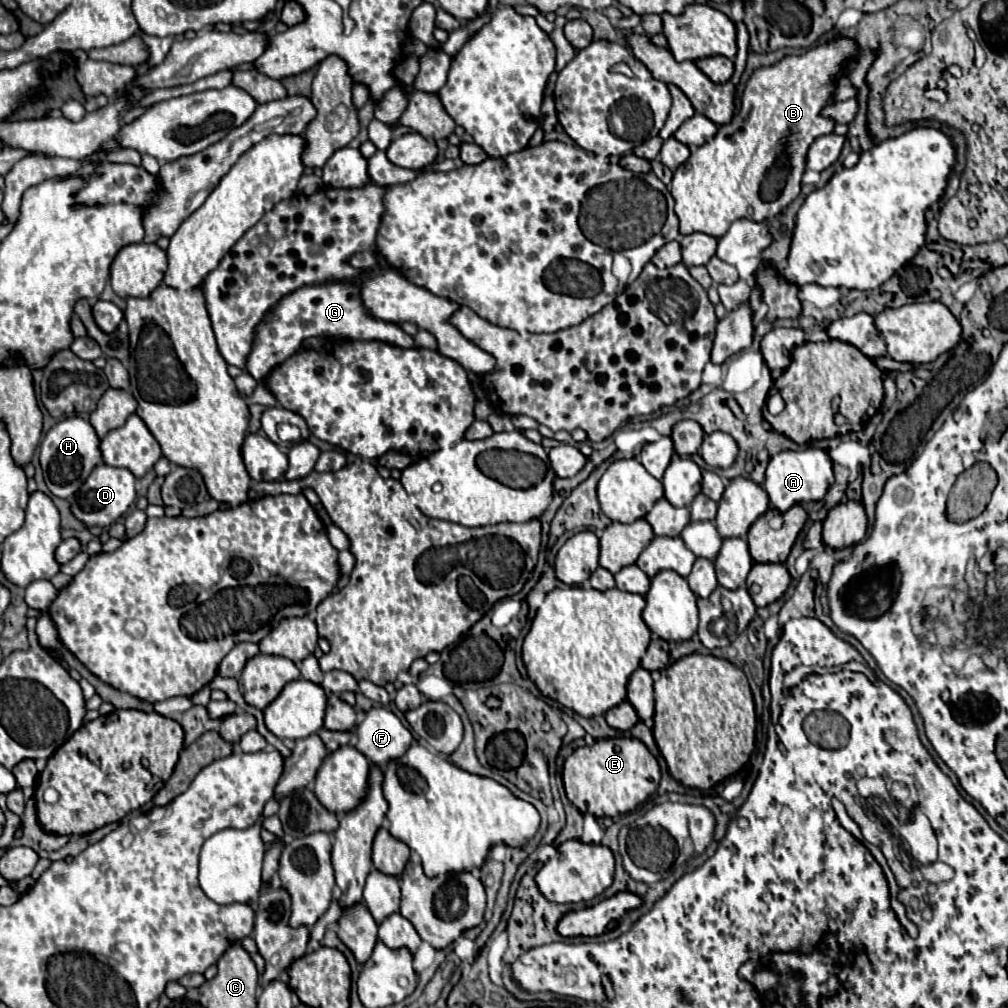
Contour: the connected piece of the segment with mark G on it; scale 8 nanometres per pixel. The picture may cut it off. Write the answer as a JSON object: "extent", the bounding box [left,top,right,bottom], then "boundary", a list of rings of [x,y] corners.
{"extent":[246,284,414,382],"boundary":[[[322,284],[322,286],[302,286],[290,296],[282,298],[278,306],[262,320],[256,328],[256,338],[252,352],[248,356],[246,370],[262,382],[282,360],[290,358],[310,336],[334,336],[348,340],[382,340],[400,348],[412,348],[414,338],[408,336],[398,324],[382,322],[372,318],[358,300],[356,284]]]}

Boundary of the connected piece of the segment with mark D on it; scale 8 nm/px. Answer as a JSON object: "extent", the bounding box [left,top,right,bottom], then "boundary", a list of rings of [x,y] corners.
{"extent":[70,464,136,528],"boundary":[[[98,464],[70,502],[70,510],[72,510],[74,518],[80,520],[86,528],[108,528],[122,514],[126,514],[130,504],[136,500],[134,482],[136,482],[136,478],[130,470]]]}

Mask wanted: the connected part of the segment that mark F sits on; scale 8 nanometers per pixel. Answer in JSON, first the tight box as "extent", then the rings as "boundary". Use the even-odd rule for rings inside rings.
{"extent":[356,706,412,766],"boundary":[[[384,706],[368,710],[364,720],[356,726],[356,748],[378,766],[400,758],[412,740],[410,730]]]}

